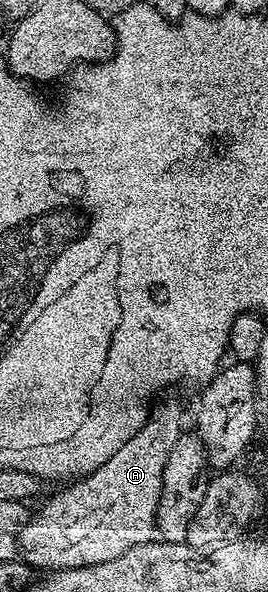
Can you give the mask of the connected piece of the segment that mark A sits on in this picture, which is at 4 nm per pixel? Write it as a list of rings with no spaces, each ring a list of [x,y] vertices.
[[[162,400],[152,407],[145,426],[137,430],[137,434],[133,434],[133,438],[129,438],[129,442],[125,442],[125,446],[121,446],[121,450],[117,450],[117,454],[113,454],[109,462],[97,466],[97,470],[93,470],[88,476],[60,487],[63,489],[19,529],[17,535],[22,563],[31,565],[35,570],[93,566],[110,562],[112,558],[121,558],[125,550],[133,550],[133,546],[148,544],[156,539],[155,519],[157,502],[161,502],[161,480],[165,478],[165,462],[169,462],[173,442],[177,442],[184,431],[182,406],[175,400]]]

